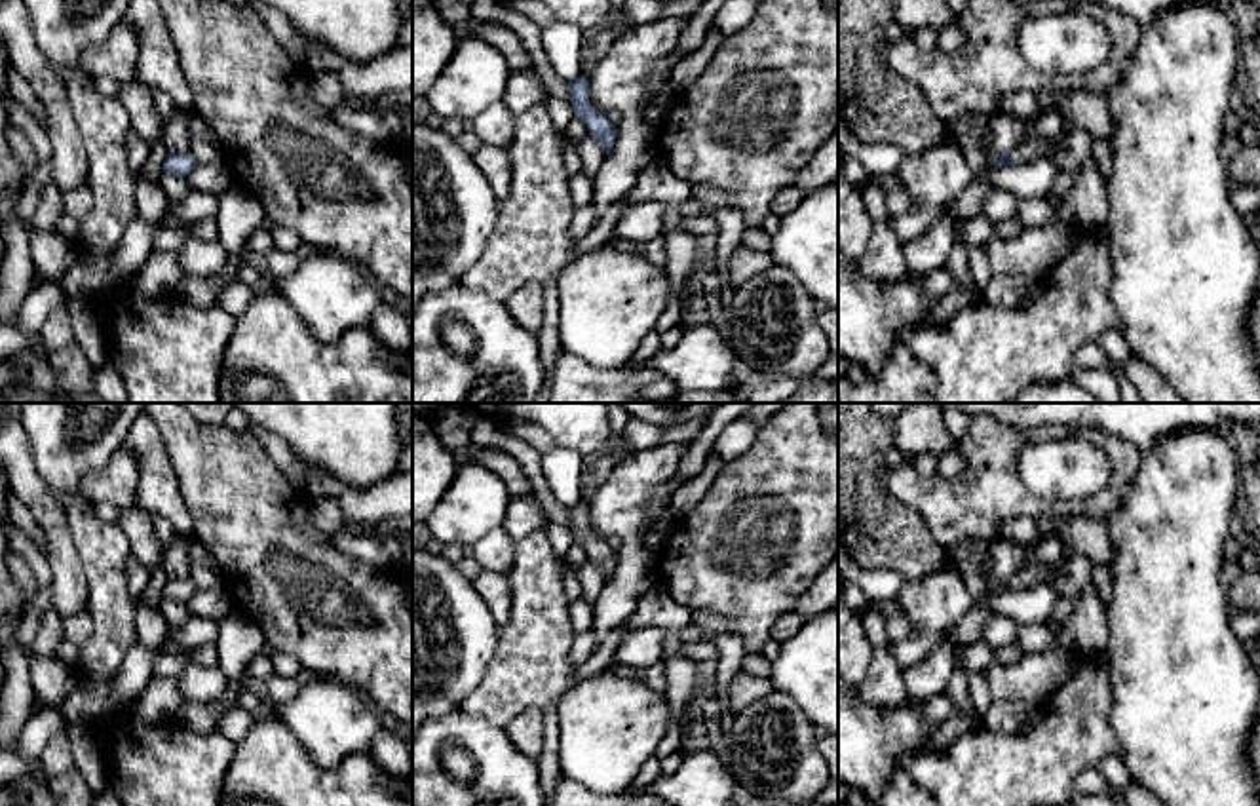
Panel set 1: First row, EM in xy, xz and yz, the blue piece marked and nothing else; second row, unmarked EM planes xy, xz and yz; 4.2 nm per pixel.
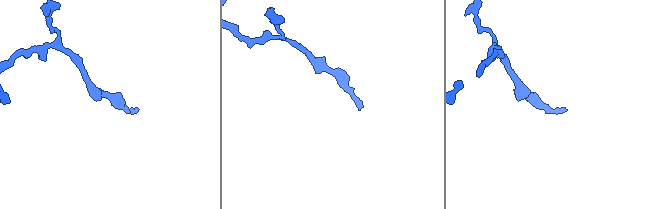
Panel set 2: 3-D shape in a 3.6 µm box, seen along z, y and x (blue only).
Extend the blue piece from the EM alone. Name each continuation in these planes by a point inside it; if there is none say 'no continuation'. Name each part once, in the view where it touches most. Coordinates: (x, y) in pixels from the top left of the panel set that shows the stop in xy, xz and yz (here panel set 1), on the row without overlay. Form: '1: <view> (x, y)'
1: yz (1034, 573)

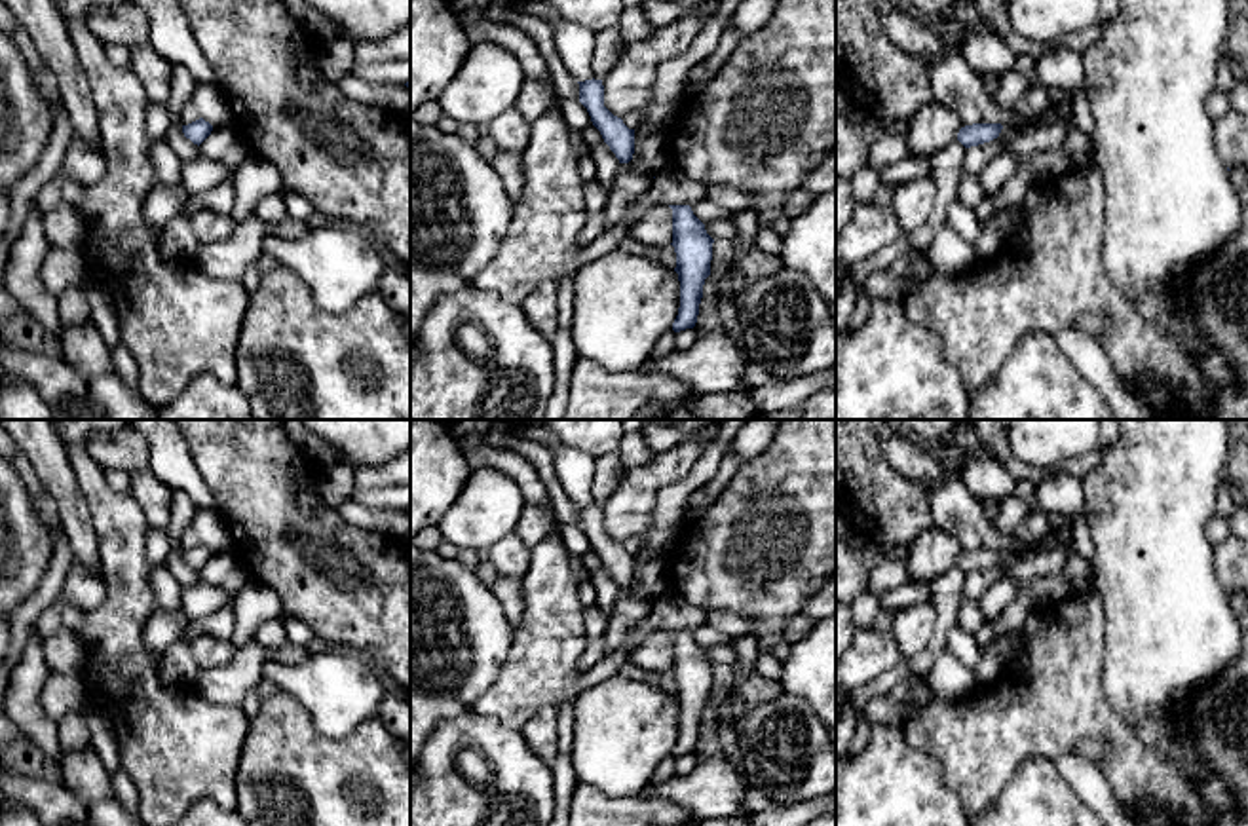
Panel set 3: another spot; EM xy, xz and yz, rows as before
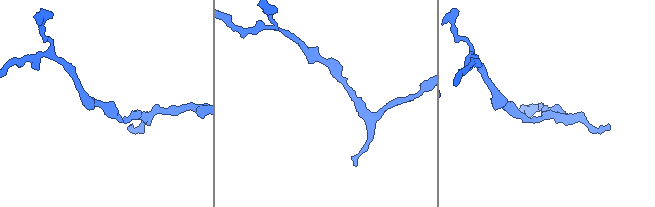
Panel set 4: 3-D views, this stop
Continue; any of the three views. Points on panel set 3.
no continuation

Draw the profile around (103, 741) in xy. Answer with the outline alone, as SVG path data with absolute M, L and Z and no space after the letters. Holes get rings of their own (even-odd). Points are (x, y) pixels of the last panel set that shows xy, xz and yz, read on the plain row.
M84 701L82 712L91 735L91 746L101 758L104 769L112 775L122 767L114 729L108 718L101 714L95 706L91 706L87 701Z

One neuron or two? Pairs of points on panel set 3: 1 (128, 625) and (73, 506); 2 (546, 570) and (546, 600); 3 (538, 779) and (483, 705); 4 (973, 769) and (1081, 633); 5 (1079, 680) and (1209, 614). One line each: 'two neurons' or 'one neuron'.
1: two neurons
2: one neuron
3: two neurons
4: one neuron
5: two neurons

